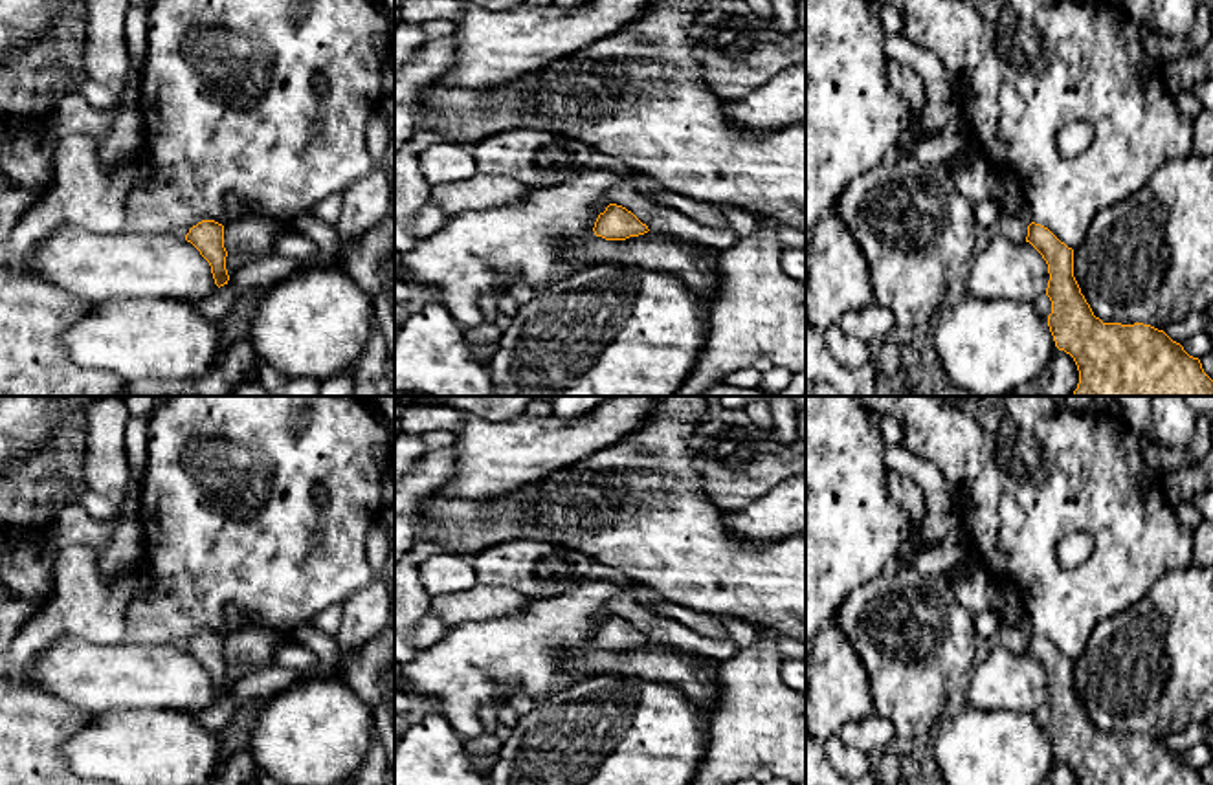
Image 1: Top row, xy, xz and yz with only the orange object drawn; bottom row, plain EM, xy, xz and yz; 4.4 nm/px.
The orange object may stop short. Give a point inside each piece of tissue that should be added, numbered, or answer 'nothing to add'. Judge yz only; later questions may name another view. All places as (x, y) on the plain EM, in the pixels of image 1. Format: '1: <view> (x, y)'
1: yz (1024, 624)

